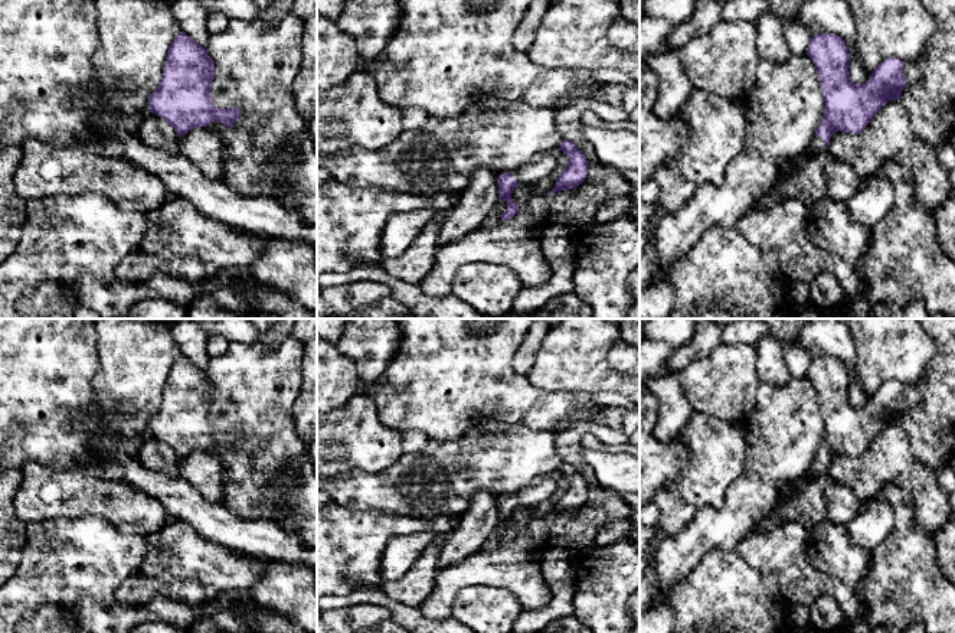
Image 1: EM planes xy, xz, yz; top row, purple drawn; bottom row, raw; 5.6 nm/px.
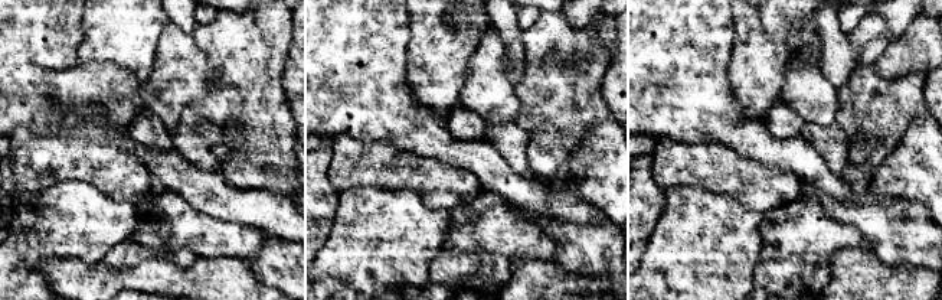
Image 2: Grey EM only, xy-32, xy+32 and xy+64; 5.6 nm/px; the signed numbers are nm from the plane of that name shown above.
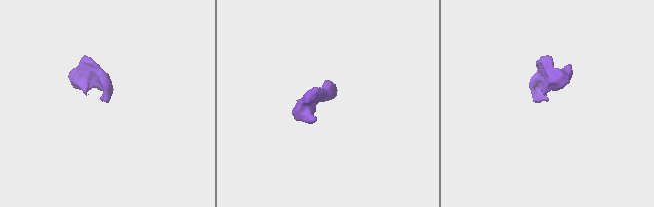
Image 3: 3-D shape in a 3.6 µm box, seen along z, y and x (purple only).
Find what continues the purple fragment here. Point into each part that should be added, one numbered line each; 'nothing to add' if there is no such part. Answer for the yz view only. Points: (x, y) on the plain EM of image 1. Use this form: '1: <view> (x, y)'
1: yz (929, 415)
2: yz (817, 466)

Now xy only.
nothing to add

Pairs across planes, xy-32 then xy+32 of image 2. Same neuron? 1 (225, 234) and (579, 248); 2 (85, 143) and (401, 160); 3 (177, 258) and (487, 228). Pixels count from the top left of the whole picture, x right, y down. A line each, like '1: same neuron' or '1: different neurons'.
1: different neurons
2: same neuron
3: different neurons

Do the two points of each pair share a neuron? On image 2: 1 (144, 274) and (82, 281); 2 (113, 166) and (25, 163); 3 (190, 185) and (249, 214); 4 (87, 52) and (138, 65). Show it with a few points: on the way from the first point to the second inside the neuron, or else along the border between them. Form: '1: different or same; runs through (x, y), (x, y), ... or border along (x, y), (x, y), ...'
1: same; runs through (128, 279), (98, 281)
2: same; runs through (91, 163), (46, 163)
3: same; runs through (205, 191), (221, 201), (235, 205)
4: same; runs through (100, 52), (126, 52)

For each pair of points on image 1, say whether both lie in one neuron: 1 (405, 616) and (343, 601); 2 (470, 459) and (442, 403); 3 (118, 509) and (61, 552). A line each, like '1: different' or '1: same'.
1: same
2: different
3: different

